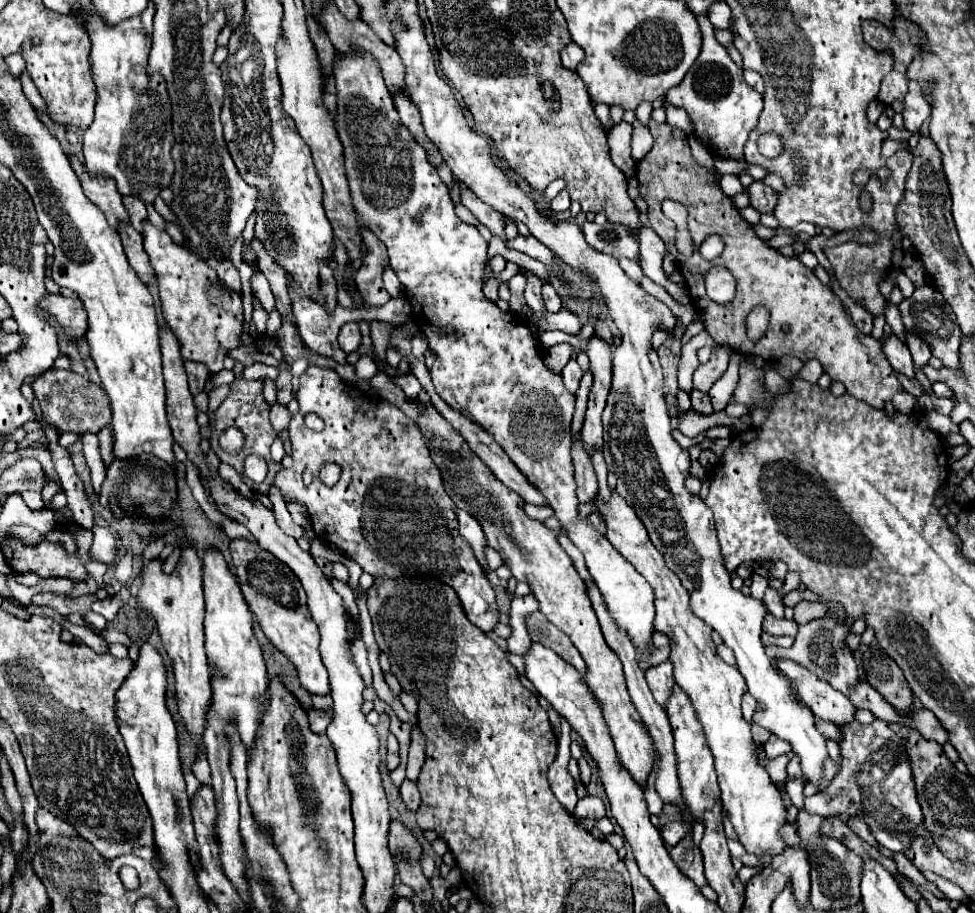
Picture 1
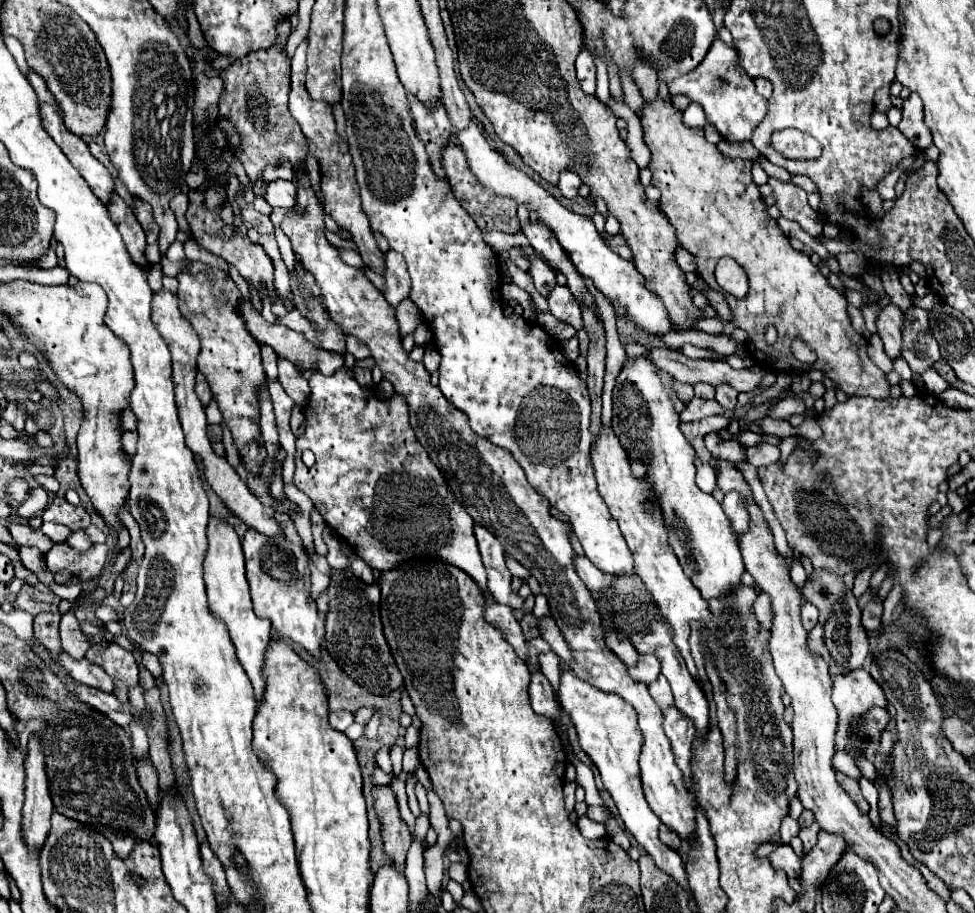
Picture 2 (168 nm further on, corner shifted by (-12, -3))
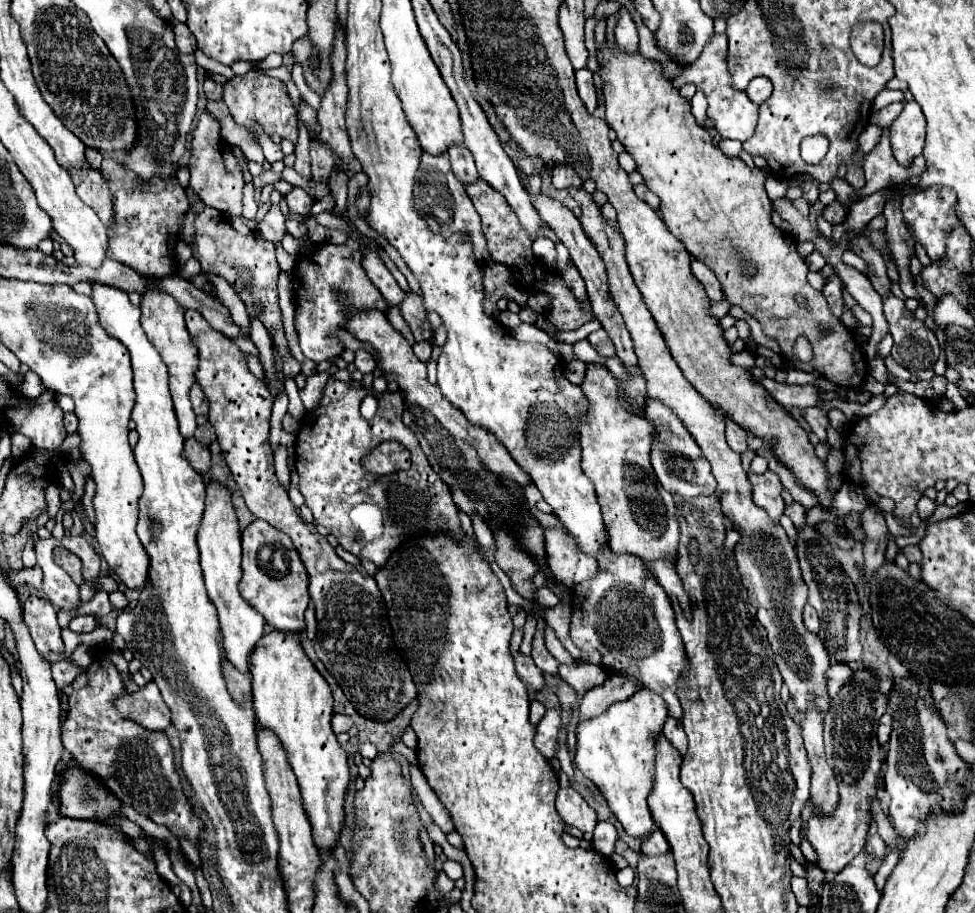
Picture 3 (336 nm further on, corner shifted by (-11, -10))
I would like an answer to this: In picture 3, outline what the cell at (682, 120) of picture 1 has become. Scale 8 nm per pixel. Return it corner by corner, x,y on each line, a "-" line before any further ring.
697,92
693,98
691,98
691,104
693,104
693,108
691,108
691,112
693,112
693,116
695,116
695,120
703,126
703,122
705,122
705,118
707,118
707,98
705,98
705,94
703,92

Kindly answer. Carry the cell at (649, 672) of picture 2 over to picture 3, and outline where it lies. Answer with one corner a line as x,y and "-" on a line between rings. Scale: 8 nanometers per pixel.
609,676
601,686
591,688
583,696
583,700
579,704
579,710
577,710
577,722
599,716
609,704
627,700
629,696
635,694
635,690
637,688
625,676

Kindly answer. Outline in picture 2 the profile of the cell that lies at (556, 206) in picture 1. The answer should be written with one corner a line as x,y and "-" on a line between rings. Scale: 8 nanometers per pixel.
564,171
564,173
560,175
558,189
560,189
560,193
562,193
566,199
574,199
574,197
578,195
578,187
580,187
580,185
582,185
582,181
580,181
580,177
578,177
576,173

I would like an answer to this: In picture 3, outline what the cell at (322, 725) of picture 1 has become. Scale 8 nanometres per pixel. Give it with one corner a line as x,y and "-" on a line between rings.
333,714
333,732
349,732
349,728
353,726
353,720
345,714

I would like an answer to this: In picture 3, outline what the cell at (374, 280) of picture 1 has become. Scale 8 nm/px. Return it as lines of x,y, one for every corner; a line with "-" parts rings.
409,292
403,300
403,304
399,306
403,318
407,320
415,340
431,340
435,330
431,328
431,324
427,322
427,312
423,308
423,300
419,294
415,292

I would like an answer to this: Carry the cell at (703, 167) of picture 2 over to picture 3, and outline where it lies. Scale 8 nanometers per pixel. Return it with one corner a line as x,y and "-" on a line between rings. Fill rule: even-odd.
607,44
597,46
597,62
599,62
599,70
601,70
601,80
603,80
605,120
607,120
607,124
617,132
617,140
625,146
625,150
627,150
627,152
633,156
633,160
637,162
637,172
641,172
641,176
643,176
643,180
645,180
645,186
661,198
661,208
659,208
659,210
661,210
661,218
663,218
663,222
667,224
669,232
671,232
677,240
681,240
681,242
685,244
685,248
687,248
687,252
689,252
691,256
695,256
697,260
701,260
707,268
711,268
711,270
715,272
715,276
717,276
719,282
723,284
725,298
727,298
731,304
741,306
741,308
743,308
747,314
751,314
753,318
757,318
757,320
761,322
761,326
763,326
765,336
777,340
779,346
781,346
781,352
783,352
787,358
795,358
795,354
793,354
793,344
795,344
795,340
797,340
799,336
805,336
805,338
809,340
809,344
811,344
811,348
813,348
813,358
811,358
811,362
799,362
799,360
797,360
797,368
807,370
807,372
809,372
809,370
819,370
827,380
831,380
831,382
835,382
835,384
839,384
839,386
845,386
845,388
847,388
847,386
859,386
859,384
863,382
863,378
865,378
865,372
867,372
865,366
853,366
853,364
859,360
859,346
857,346
853,334
839,322
839,318
835,318
835,316
831,314
831,310
829,310
829,306
827,306
827,302
825,302
825,296
823,296
819,290
815,290
815,288
811,288
811,286
807,284
807,278
805,278
805,276
807,276
809,270
807,270
805,260
803,260
803,258
799,256
799,252
797,252
797,242
795,242
795,238
793,238
791,234
779,230
779,228
771,222
773,208
771,208
771,200
769,200
769,196
767,196
767,192
765,192
765,188
763,188
763,184
765,184
763,172
757,170
757,168
751,170
751,168
747,168
747,164
745,164
743,160
739,160
739,158
729,158
729,156
725,156
725,154
721,152
721,148
713,142
709,130
705,130
703,126
699,126
699,124
695,122
695,118
693,118
693,114
691,114
691,102
685,100
685,98
679,94
679,90
675,90
675,86
671,84
671,80
667,80
667,78
663,76
663,68
661,68
659,62
645,58
641,52
625,52
625,50
621,50
619,46
607,48
-
795,294
803,294
803,296
807,296
807,300
811,300
807,312
805,312
805,310
799,312
799,306
797,306
795,300
793,300
-
805,322
809,322
811,326
829,326
829,328
831,328
831,334
829,334
827,338
821,338
819,330
807,328

